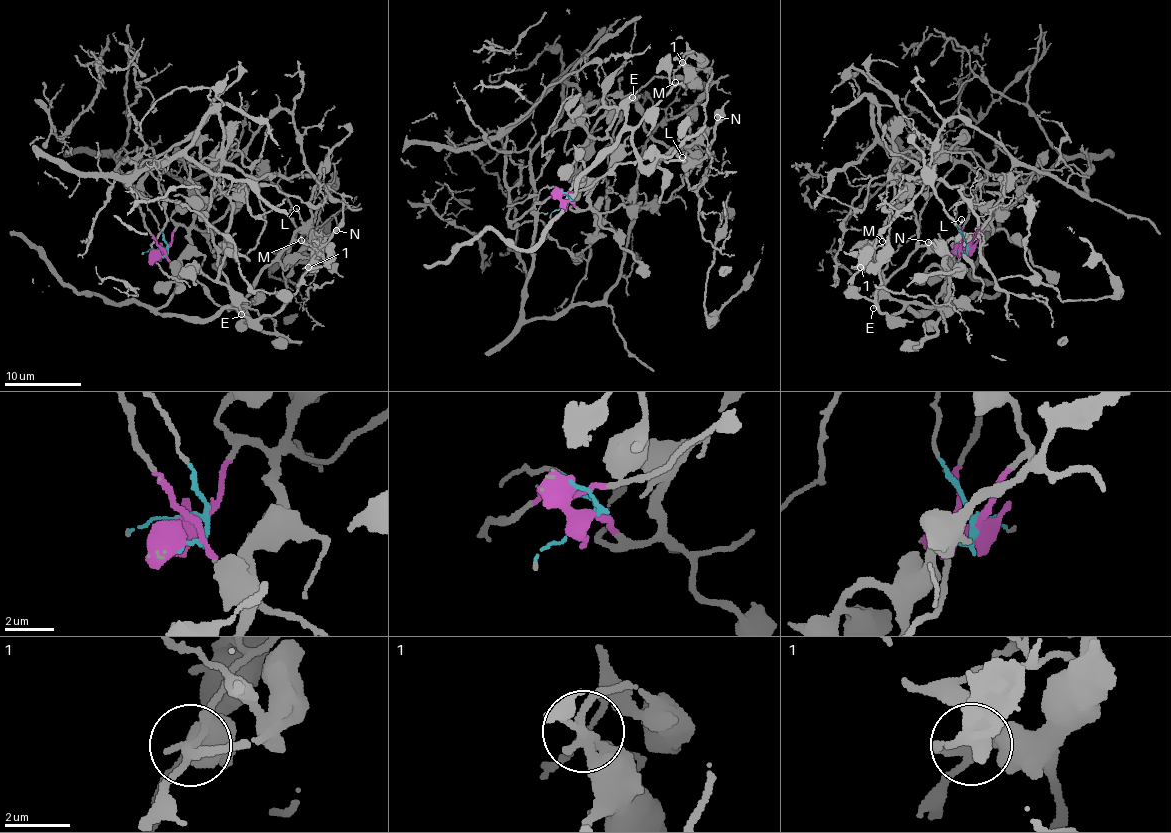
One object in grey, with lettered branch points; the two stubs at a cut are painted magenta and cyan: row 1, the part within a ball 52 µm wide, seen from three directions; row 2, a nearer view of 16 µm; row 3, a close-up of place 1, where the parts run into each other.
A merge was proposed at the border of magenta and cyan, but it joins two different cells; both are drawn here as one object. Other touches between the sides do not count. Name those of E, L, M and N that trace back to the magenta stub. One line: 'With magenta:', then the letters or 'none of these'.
With magenta: E, L, M, N

